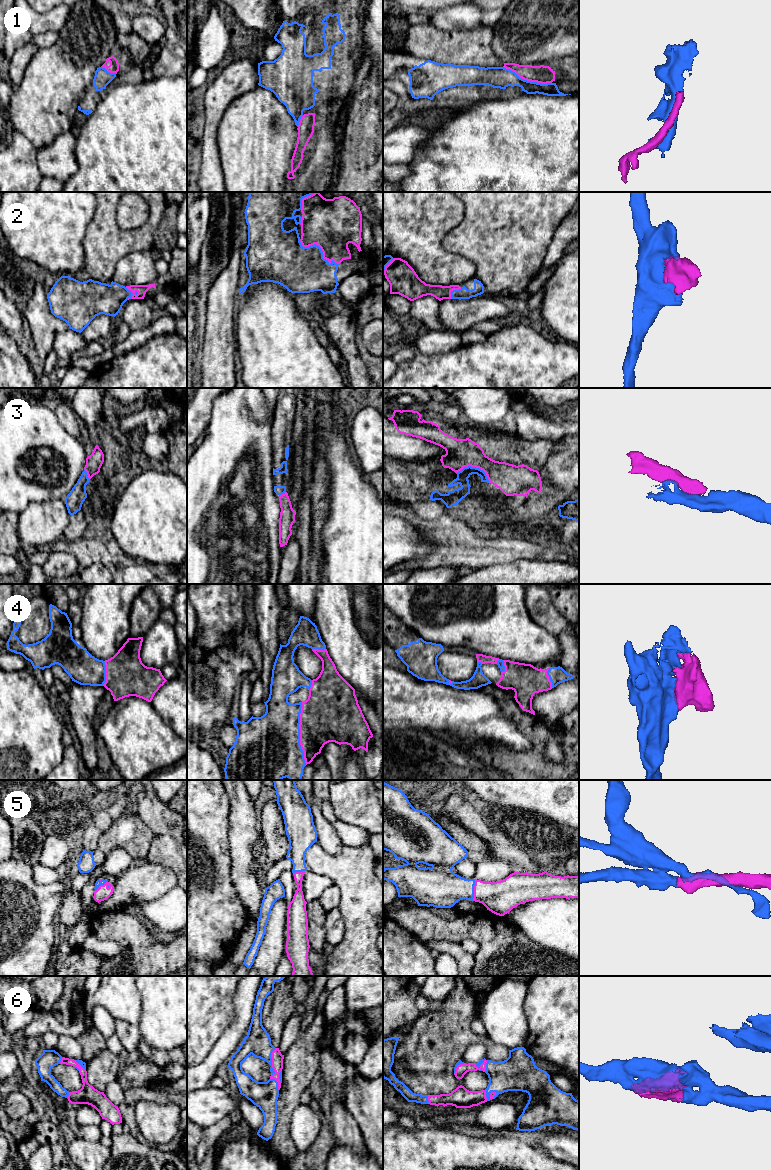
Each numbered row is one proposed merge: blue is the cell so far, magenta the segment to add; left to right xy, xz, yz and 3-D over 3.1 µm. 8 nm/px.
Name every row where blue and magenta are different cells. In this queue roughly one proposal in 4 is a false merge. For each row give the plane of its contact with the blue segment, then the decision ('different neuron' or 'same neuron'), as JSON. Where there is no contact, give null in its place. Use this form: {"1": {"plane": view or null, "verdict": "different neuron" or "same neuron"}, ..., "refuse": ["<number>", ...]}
{"1": {"plane": "yz", "verdict": "different neuron"}, "2": {"plane": "xz", "verdict": "same neuron"}, "3": {"plane": "yz", "verdict": "same neuron"}, "4": {"plane": "xz", "verdict": "same neuron"}, "5": {"plane": "yz", "verdict": "same neuron"}, "6": {"plane": "xz", "verdict": "same neuron"}, "refuse": ["1"]}

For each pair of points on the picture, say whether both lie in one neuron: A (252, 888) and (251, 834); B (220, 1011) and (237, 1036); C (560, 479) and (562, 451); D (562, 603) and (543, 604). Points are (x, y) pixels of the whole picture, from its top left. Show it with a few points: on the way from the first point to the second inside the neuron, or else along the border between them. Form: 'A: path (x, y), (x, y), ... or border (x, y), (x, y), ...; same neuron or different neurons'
A: path (242, 875), (242, 847); same neuron
B: border (233, 1002), (235, 1010), (234, 1020), (215, 1044); different neurons
C: path (562, 472), (562, 458); same neuron
D: border (549, 594), (556, 610), (568, 622); different neurons

